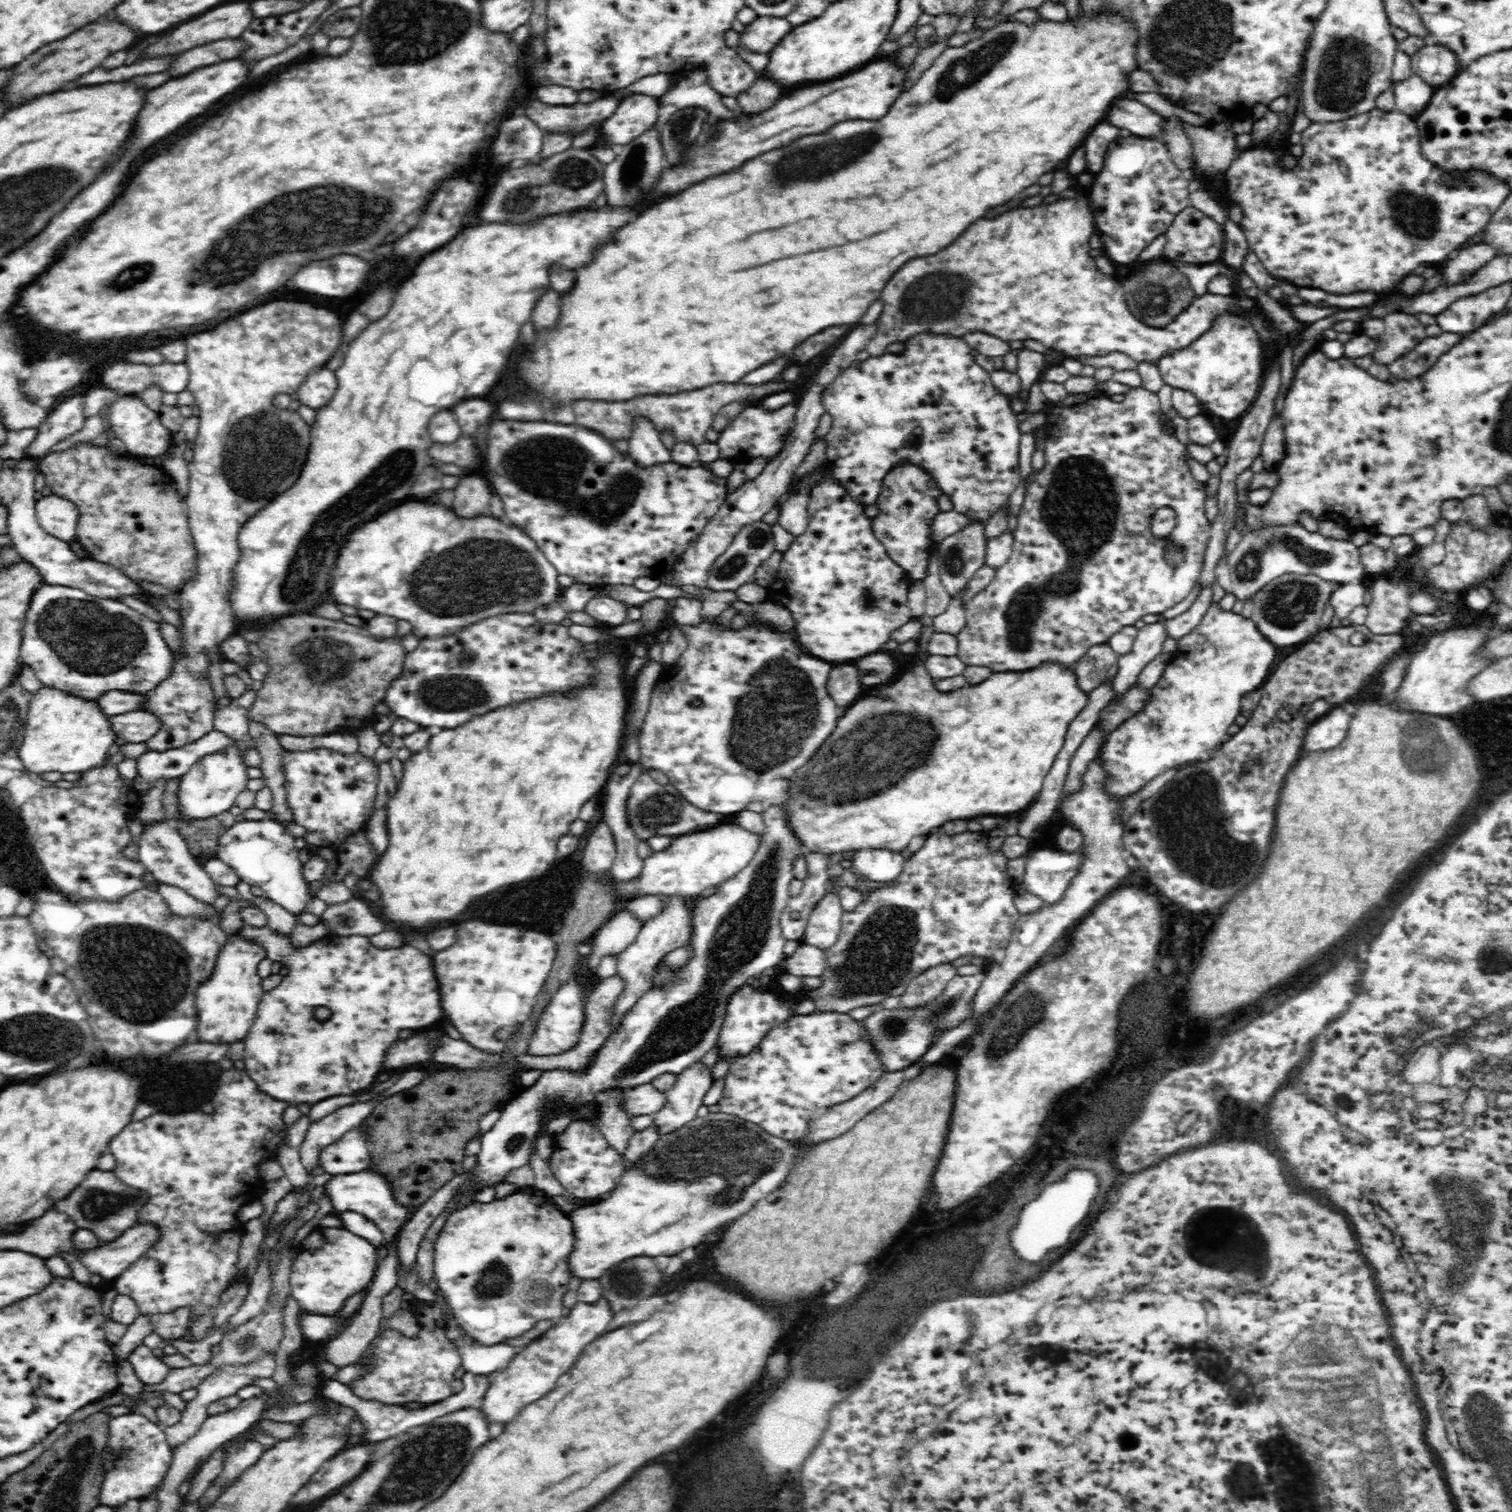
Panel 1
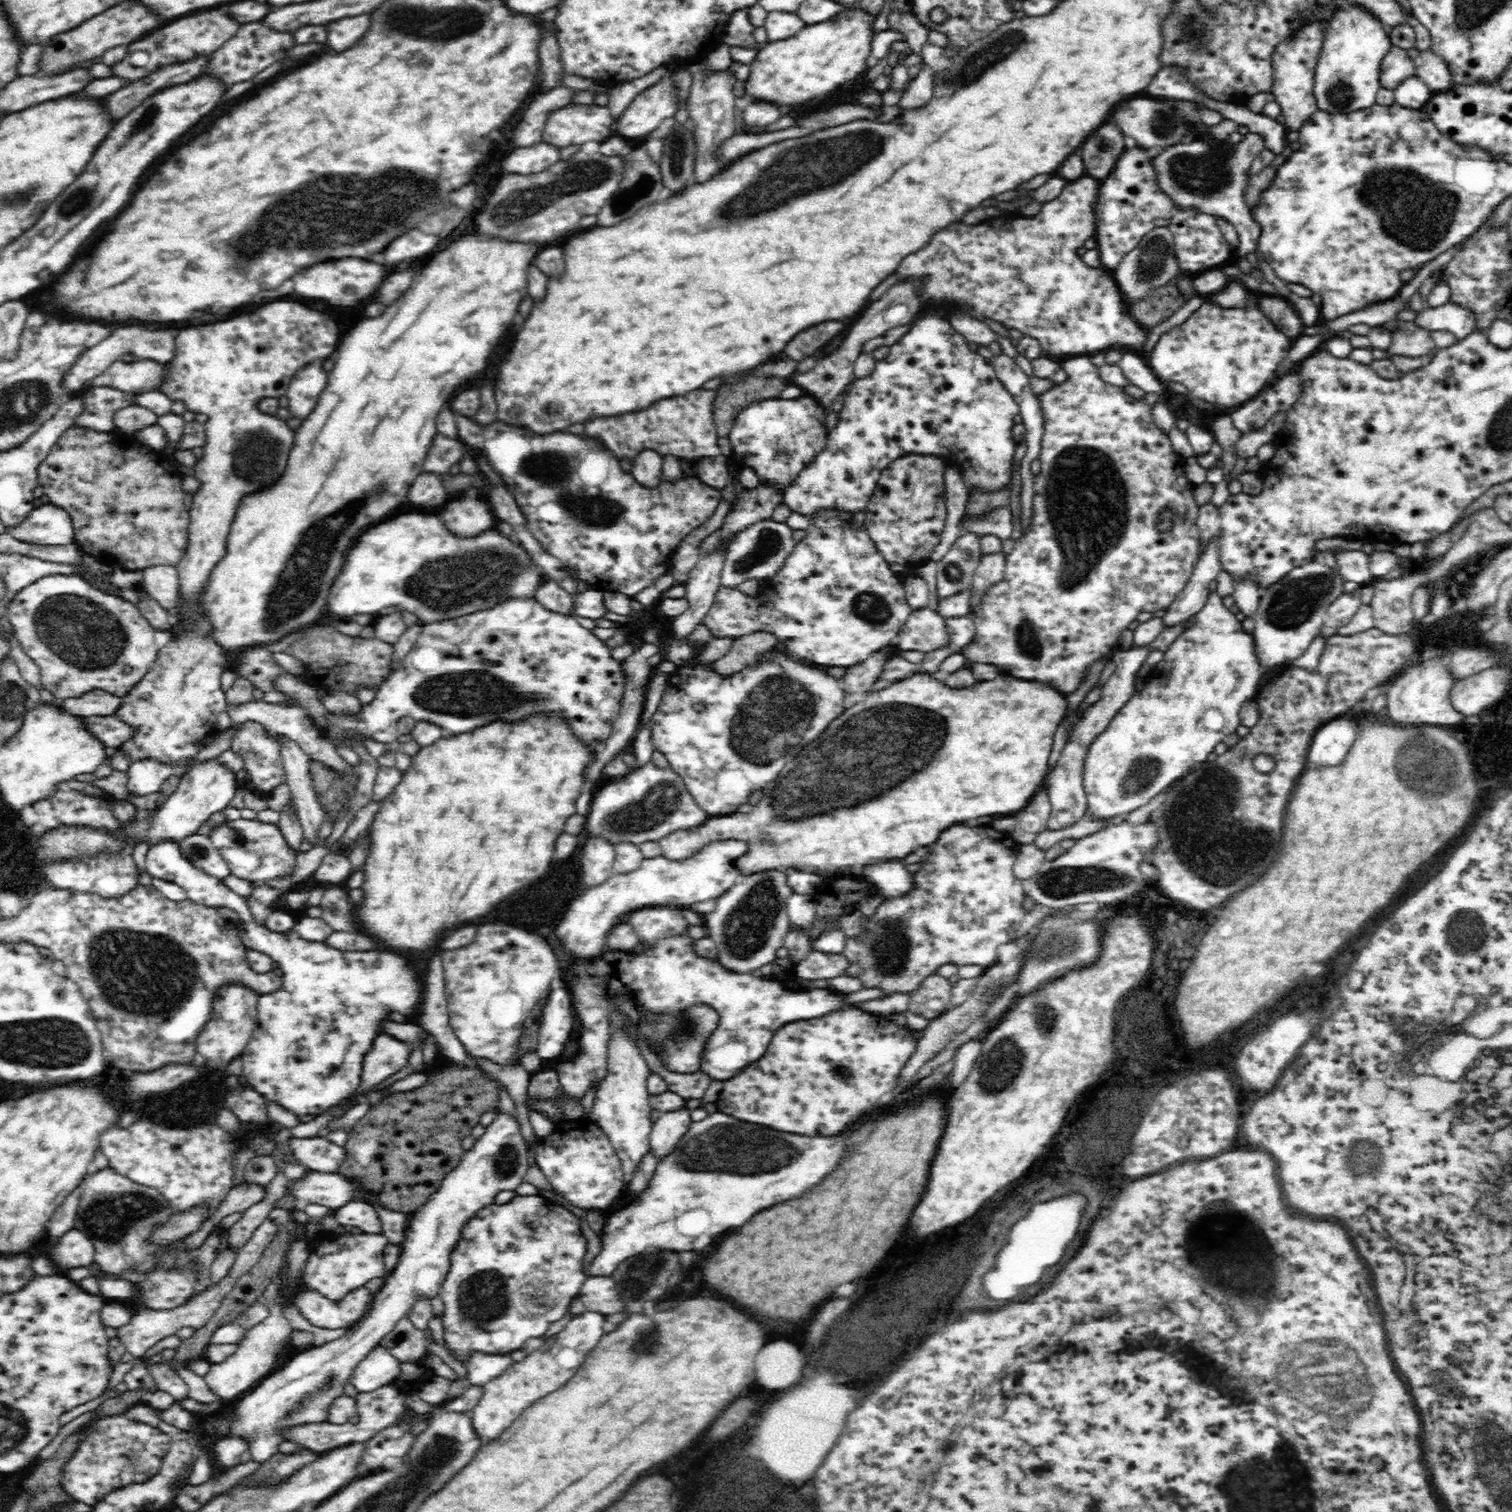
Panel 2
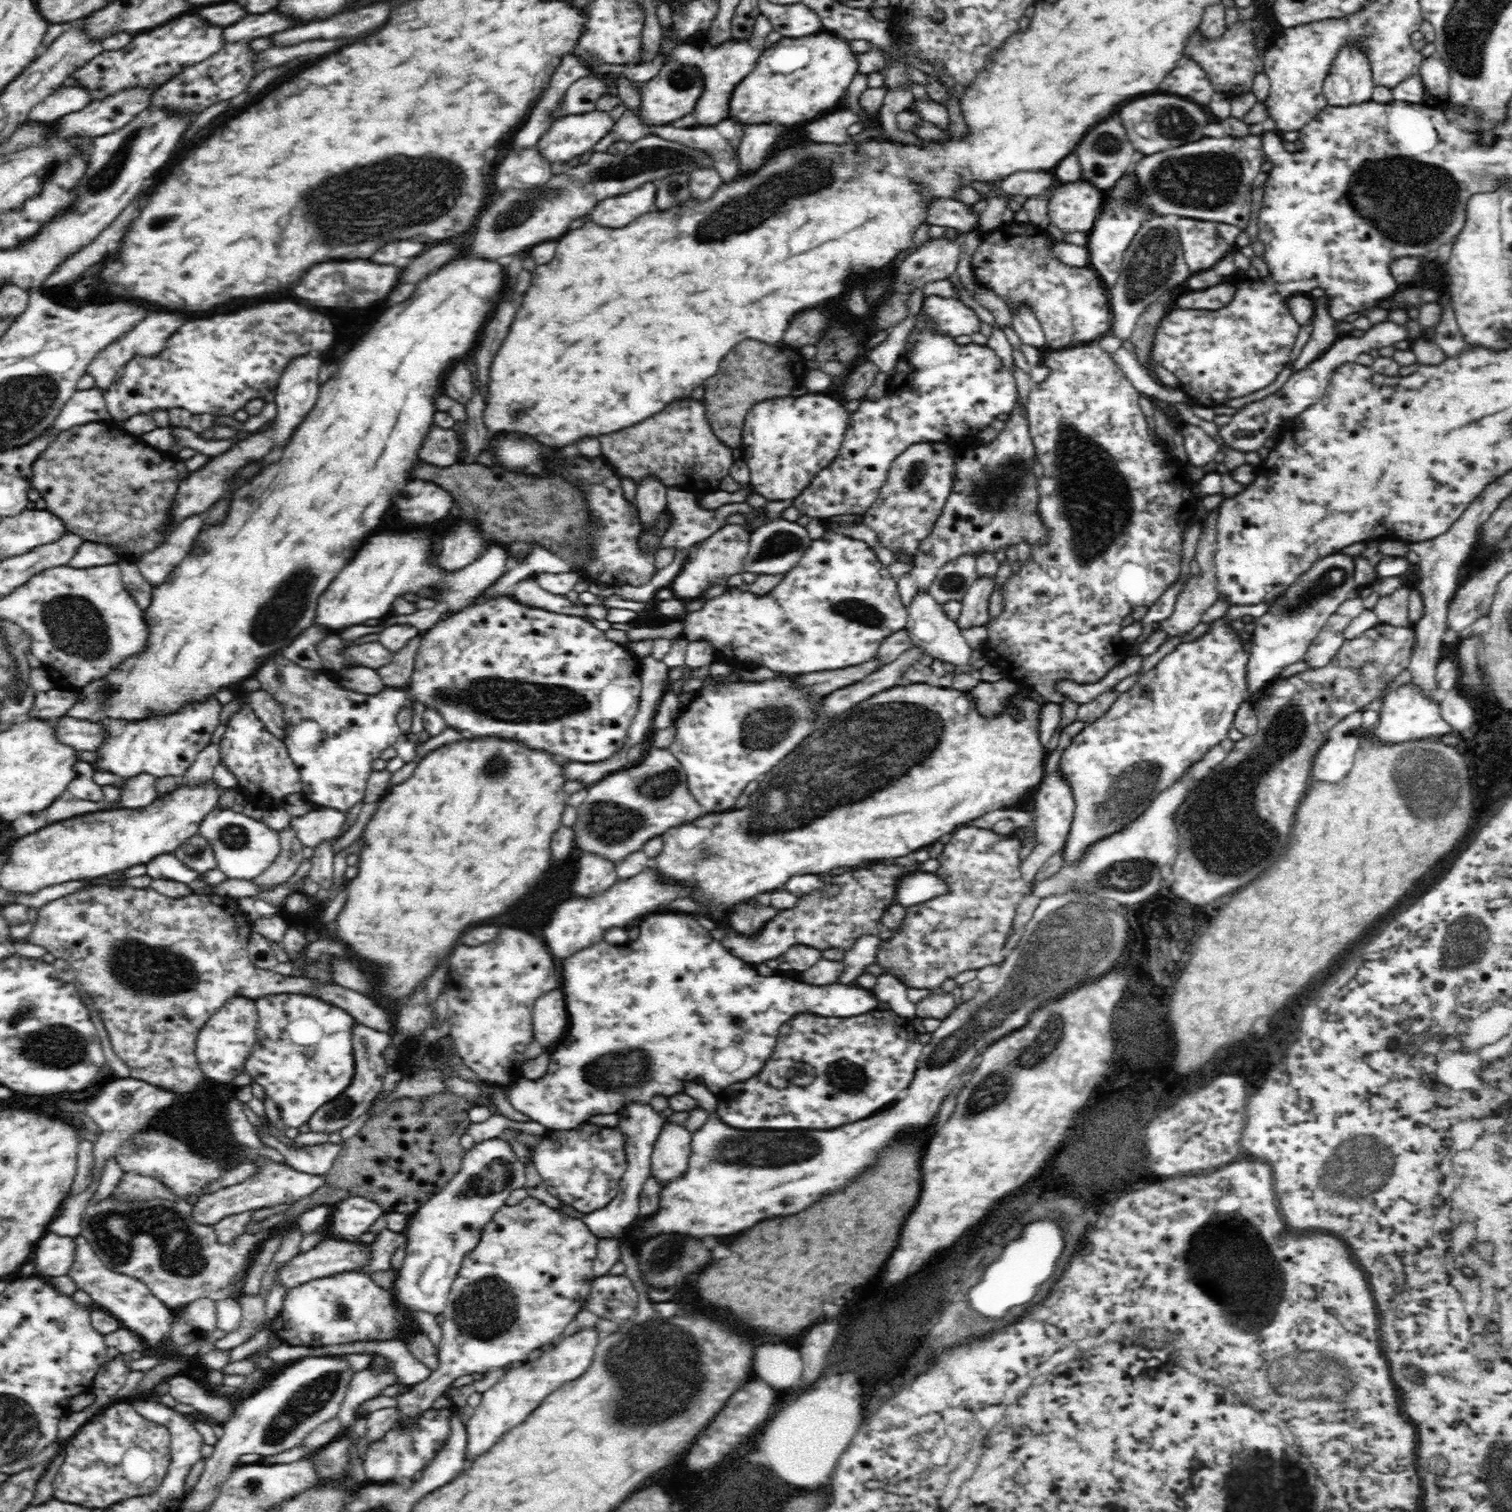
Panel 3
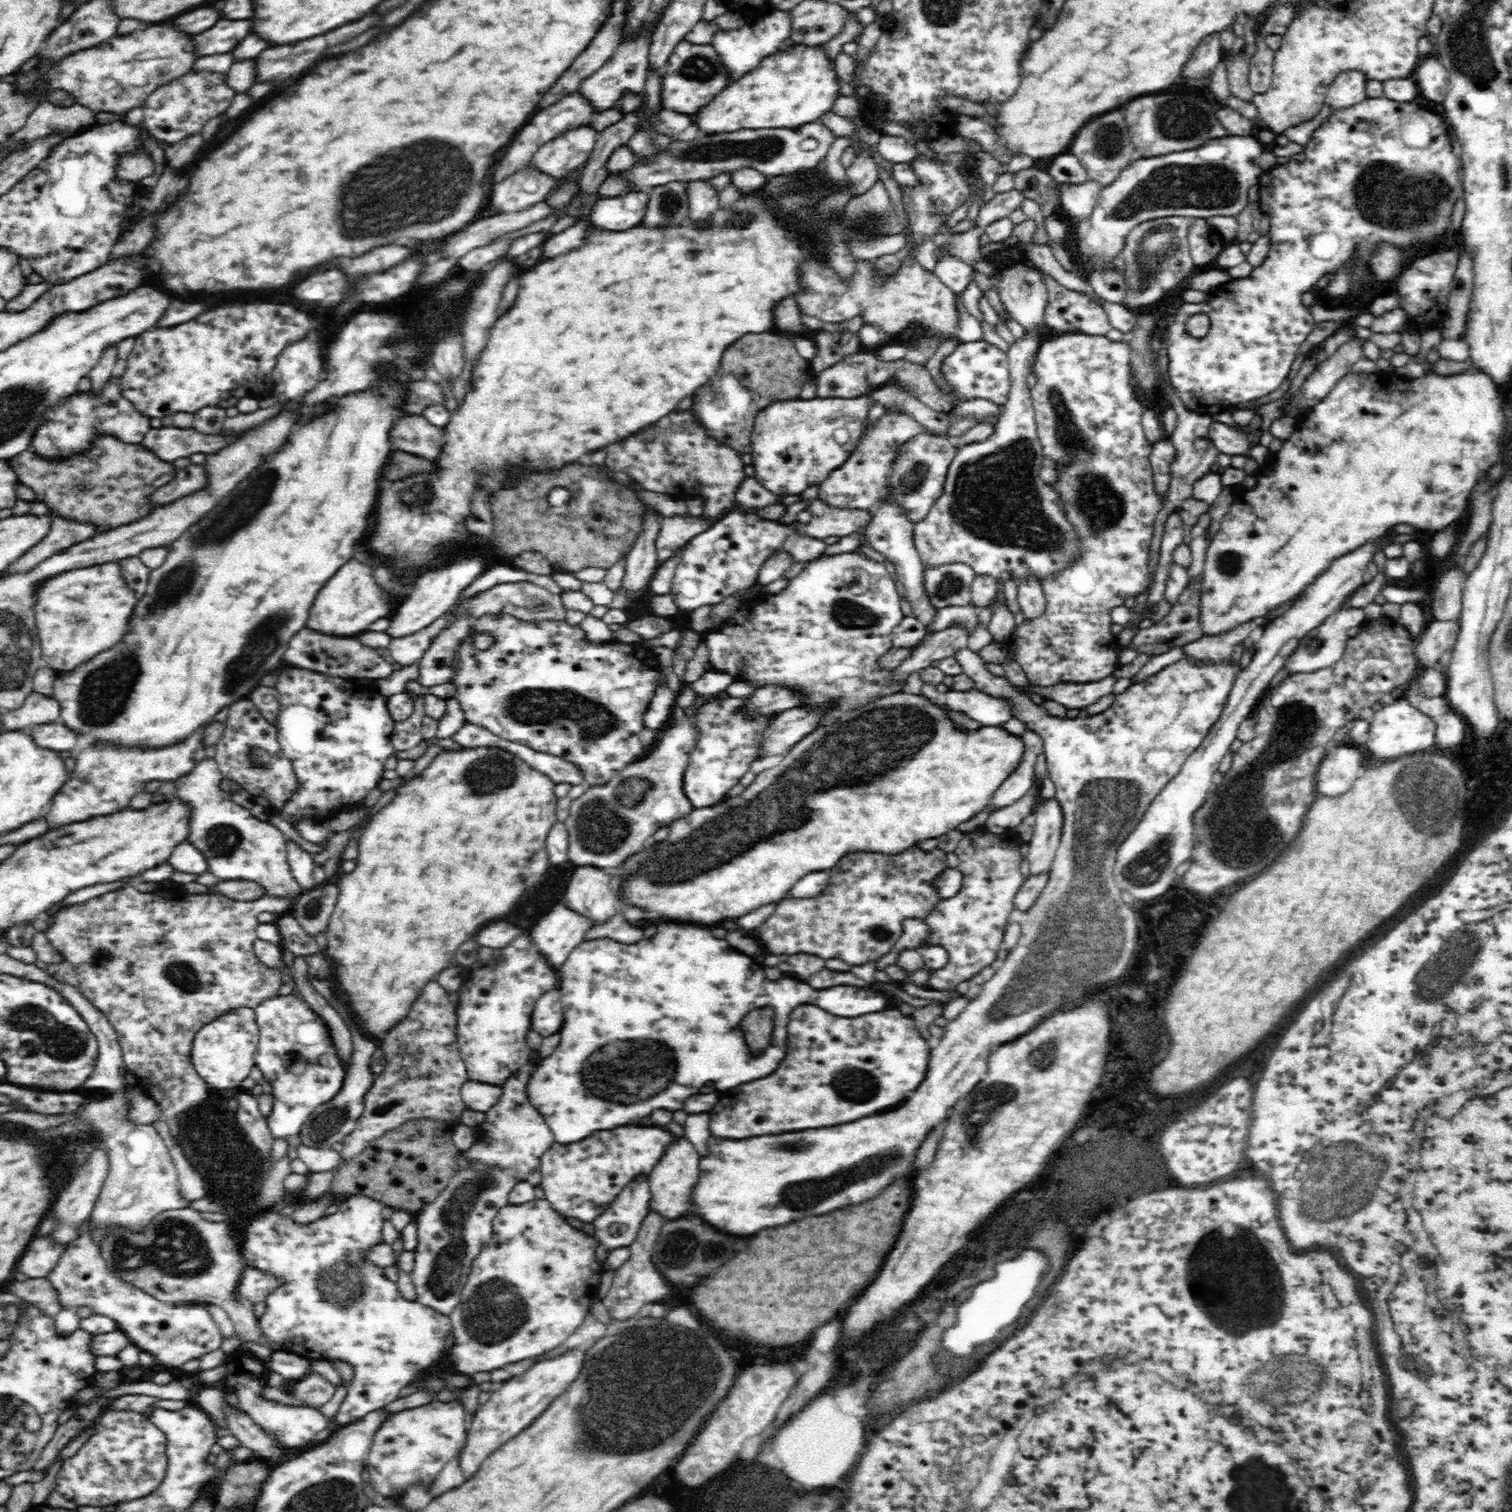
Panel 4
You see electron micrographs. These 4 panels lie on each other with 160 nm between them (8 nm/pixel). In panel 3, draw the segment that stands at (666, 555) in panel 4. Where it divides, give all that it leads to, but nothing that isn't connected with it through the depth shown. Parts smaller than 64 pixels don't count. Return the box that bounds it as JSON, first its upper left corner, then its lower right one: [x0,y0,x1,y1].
[660,486,750,552]

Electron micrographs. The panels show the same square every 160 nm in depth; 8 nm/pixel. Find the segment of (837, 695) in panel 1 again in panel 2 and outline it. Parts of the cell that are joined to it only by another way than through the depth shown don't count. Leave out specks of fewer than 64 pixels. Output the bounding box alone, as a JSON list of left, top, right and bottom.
[842,645,896,694]

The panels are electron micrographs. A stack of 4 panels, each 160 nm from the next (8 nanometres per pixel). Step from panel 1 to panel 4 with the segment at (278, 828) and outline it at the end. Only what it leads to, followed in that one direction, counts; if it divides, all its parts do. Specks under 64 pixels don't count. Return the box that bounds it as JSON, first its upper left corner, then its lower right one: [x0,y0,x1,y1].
[175,756,304,896]

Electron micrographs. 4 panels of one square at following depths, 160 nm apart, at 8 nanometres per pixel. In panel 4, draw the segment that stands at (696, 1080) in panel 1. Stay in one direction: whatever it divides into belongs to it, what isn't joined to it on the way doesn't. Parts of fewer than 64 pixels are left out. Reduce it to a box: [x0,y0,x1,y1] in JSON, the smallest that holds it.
[648,1140,698,1220]

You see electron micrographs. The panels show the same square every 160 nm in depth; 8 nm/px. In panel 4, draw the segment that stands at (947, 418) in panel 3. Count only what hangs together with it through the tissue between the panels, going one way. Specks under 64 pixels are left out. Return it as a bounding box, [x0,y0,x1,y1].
[818,341,1011,515]

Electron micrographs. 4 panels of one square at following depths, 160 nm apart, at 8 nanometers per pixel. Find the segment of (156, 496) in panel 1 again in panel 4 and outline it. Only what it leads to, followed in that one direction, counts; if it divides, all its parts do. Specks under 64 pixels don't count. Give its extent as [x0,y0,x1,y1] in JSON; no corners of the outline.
[9,438,176,534]

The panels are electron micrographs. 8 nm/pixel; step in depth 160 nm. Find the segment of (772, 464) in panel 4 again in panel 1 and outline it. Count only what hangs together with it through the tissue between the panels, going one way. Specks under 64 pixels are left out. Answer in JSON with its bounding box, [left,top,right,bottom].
[716,403,796,463]

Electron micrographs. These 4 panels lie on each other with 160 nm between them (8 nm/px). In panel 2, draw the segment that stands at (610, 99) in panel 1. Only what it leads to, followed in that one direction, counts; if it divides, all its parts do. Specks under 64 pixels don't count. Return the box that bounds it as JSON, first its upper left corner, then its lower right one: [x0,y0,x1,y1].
[543,103,614,149]

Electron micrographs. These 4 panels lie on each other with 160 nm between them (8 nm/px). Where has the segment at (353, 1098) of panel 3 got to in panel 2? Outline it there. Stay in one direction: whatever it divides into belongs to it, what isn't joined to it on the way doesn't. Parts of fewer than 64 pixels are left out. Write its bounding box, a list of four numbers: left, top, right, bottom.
[354,1032,410,1096]

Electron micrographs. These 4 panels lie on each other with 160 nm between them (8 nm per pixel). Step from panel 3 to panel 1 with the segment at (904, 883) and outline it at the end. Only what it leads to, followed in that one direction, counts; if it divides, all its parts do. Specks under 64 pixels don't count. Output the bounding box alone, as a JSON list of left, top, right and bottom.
[850,849,904,882]

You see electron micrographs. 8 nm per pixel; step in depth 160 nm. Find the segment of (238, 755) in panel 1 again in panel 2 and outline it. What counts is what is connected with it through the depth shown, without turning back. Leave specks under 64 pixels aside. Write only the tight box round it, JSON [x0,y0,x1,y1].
[122,758,241,847]

